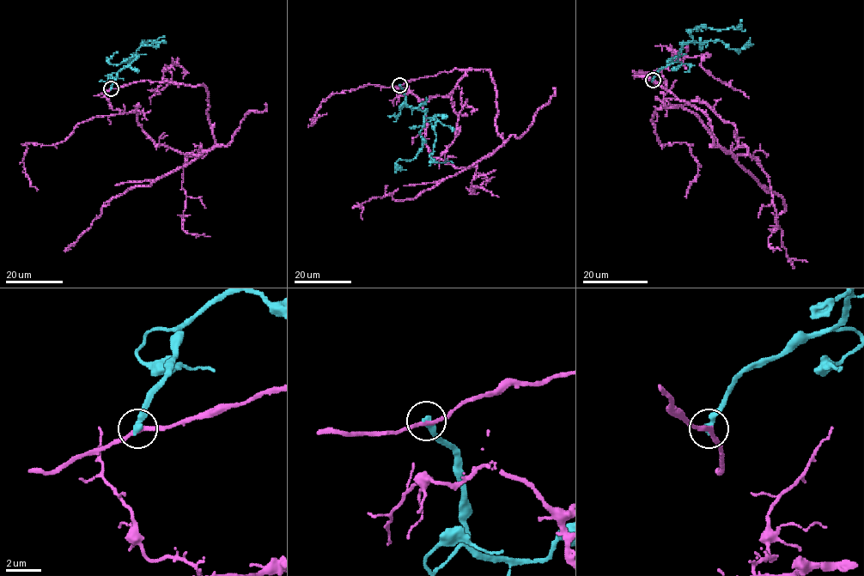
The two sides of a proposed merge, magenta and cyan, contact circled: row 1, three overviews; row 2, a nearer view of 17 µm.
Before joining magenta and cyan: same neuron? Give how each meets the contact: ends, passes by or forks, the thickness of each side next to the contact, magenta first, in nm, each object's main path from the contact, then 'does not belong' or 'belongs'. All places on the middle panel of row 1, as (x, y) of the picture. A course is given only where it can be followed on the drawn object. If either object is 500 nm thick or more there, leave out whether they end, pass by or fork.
magenta passes by; cyan ends; calibres 220 and 380 nm; course magenta (399, 85), (487, 69), (503, 143), (468, 167), (432, 157), (404, 87), (331, 94), (311, 124), (327, 113); course cyan (399, 85), (406, 104), (424, 112), (420, 131), (422, 147), (411, 160), (398, 160), (397, 164), (406, 170); does not belong

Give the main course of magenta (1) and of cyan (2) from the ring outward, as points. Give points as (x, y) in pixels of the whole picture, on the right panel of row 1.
1: (652, 81), (634, 71), (748, 148), (704, 102), (655, 111), (660, 144), (697, 162), (685, 197)
2: (652, 81), (659, 70), (678, 59), (679, 50), (689, 42), (721, 40), (738, 52), (751, 38)

